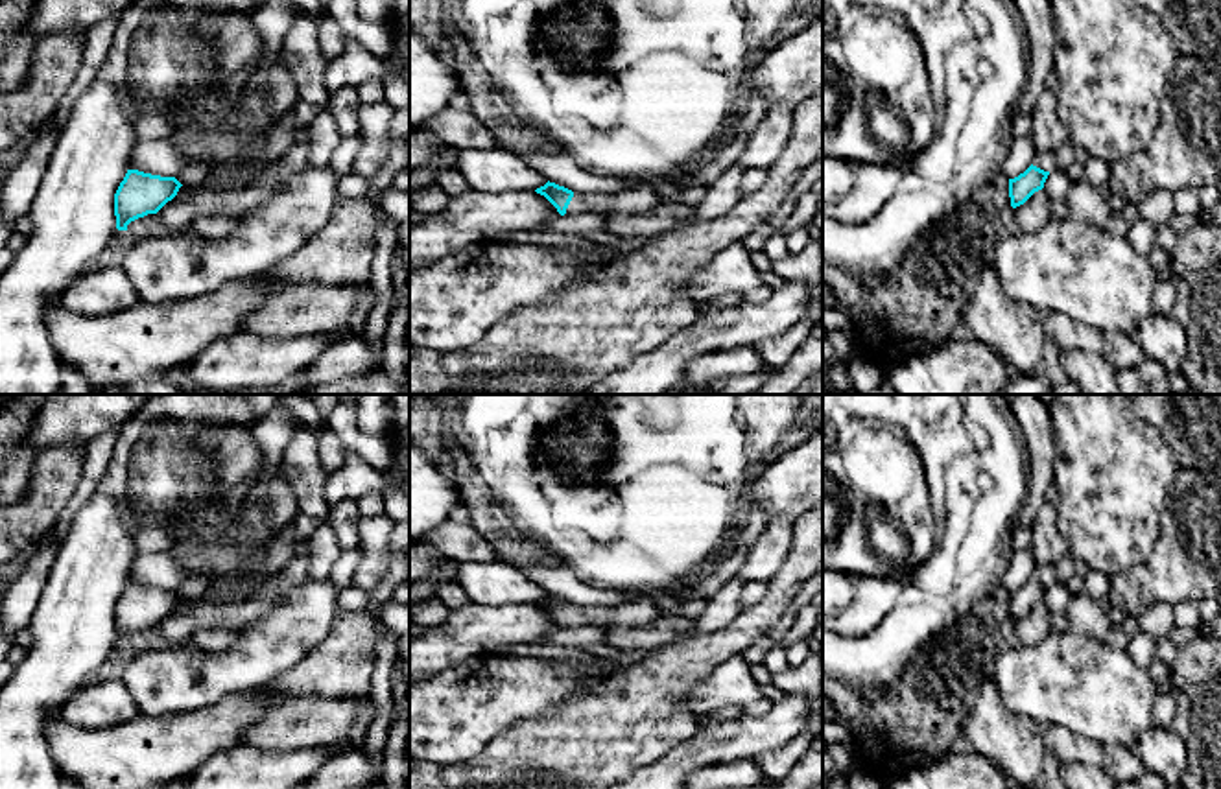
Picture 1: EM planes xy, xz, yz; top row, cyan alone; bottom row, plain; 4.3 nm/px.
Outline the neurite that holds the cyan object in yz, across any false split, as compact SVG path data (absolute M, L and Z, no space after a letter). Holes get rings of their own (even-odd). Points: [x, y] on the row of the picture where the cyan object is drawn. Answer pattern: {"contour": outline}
{"contour": "M1037 151L1031 166L1014 179L1009 179L1011 206L1024 205L1035 192L1044 188L1051 171L1057 170L1055 155L1049 151Z"}

